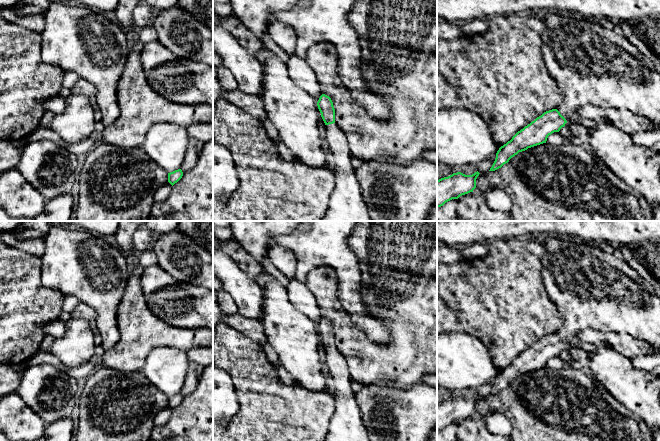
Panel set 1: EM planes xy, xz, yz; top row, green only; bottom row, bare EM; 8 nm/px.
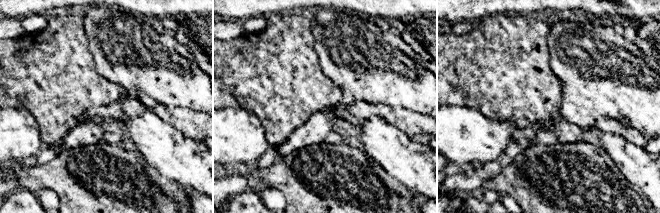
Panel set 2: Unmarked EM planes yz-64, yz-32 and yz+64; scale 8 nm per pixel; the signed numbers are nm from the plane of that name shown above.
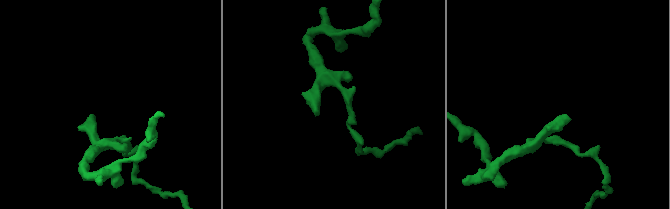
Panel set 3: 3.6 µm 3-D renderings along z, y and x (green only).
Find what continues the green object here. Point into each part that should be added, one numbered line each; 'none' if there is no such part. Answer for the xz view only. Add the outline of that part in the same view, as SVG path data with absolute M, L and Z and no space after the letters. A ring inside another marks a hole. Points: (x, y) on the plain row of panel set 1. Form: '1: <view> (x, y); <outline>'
1: xz (346, 424); M336 347L325 352L326 364L335 383L335 411L329 420L324 441L370 441L351 387L352 380L344 356Z

